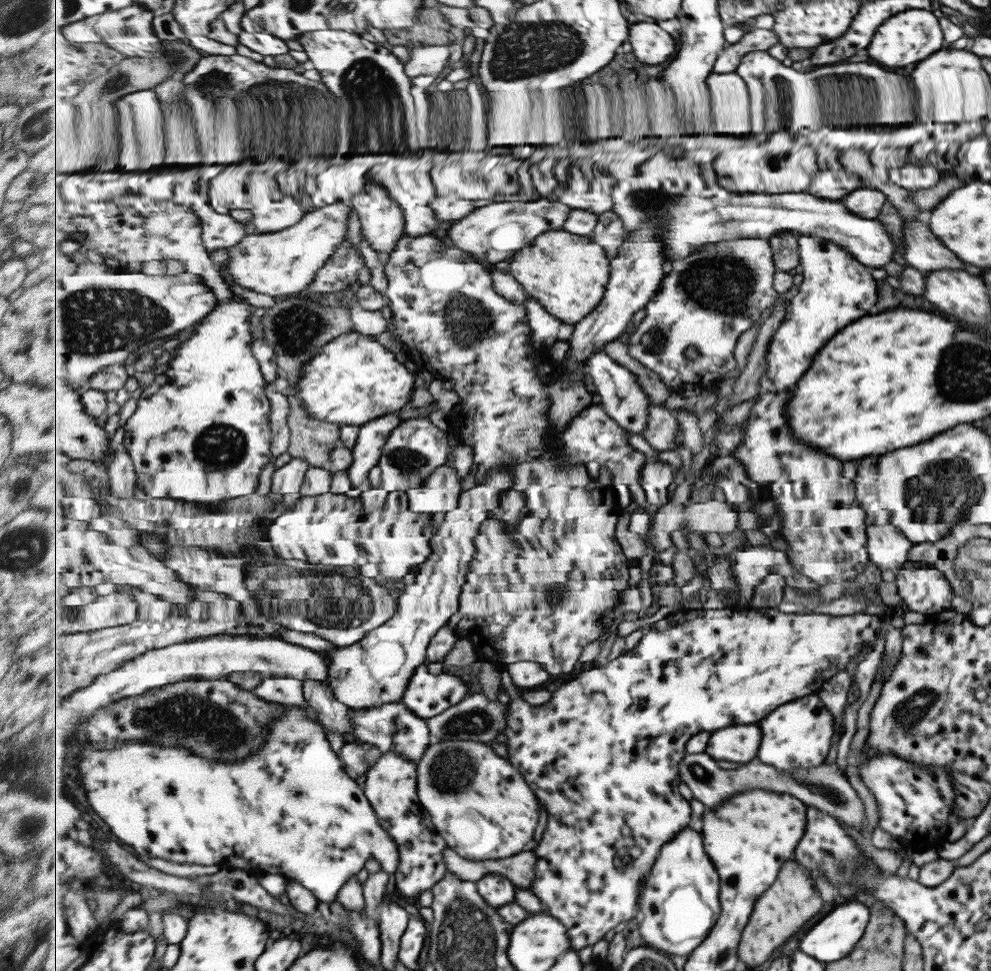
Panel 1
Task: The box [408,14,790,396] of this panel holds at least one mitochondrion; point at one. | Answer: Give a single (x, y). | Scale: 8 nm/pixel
(528, 48)

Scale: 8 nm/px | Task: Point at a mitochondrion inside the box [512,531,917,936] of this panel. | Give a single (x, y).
(830, 792)

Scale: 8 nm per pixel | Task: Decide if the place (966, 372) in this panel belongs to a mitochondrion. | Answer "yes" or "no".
yes

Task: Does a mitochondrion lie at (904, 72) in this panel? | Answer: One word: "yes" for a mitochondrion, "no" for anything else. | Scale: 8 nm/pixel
no

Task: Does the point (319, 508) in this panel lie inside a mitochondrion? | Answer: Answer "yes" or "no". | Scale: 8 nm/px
no

